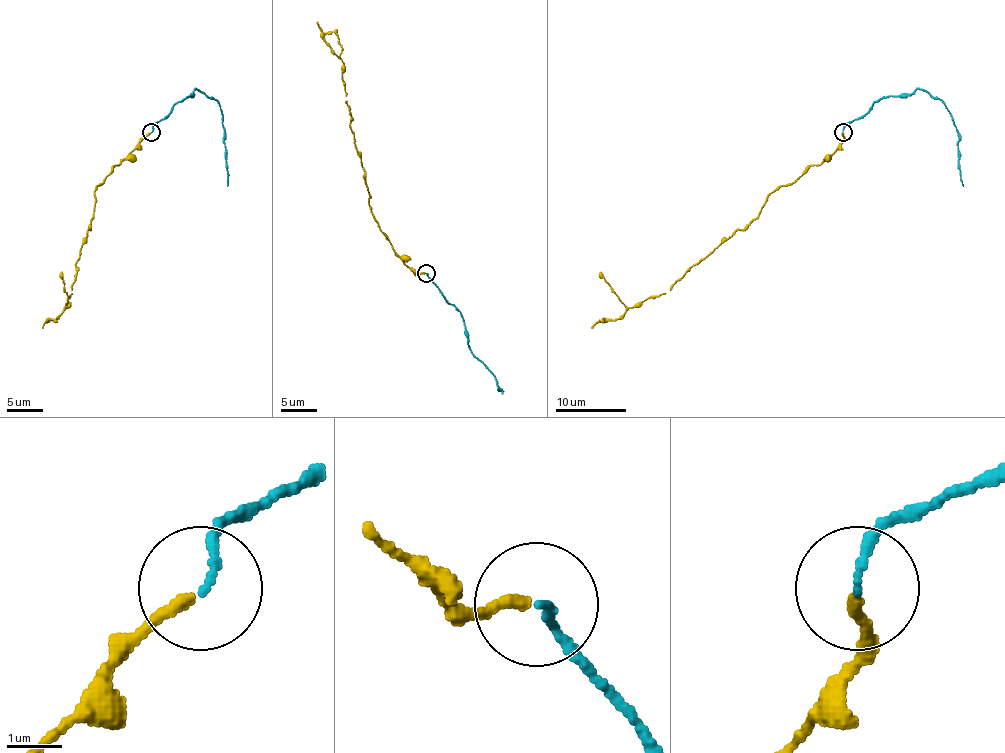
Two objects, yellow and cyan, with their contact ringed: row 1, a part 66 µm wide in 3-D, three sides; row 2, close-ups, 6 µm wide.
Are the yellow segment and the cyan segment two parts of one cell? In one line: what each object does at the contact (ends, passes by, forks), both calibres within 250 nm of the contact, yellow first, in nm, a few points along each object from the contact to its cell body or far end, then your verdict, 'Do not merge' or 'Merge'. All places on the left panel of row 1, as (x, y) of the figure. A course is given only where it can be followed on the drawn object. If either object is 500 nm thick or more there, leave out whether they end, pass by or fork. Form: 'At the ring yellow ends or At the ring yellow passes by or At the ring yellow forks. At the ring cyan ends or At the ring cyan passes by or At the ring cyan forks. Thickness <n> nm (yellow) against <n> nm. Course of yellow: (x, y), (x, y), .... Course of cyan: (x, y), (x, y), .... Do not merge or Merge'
At the ring yellow ends. At the ring cyan ends. Thickness 220 nm (yellow) against 140 nm. Course of yellow: (150, 132), (95, 189), (91, 228), (75, 262), (77, 276), (68, 297), (68, 308), (42, 327). Course of cyan: (151, 132), (155, 123), (178, 102), (190, 97), (194, 90), (212, 97), (222, 111), (228, 185). Merge

